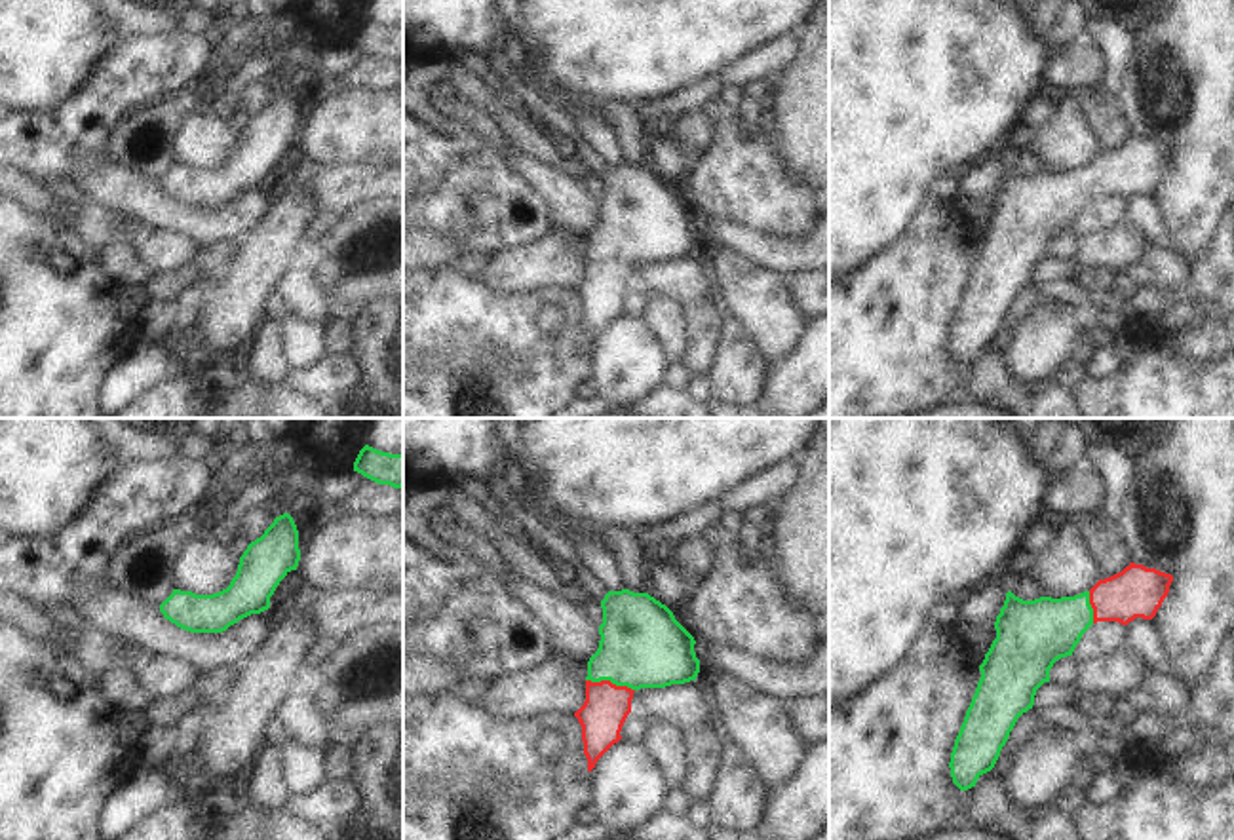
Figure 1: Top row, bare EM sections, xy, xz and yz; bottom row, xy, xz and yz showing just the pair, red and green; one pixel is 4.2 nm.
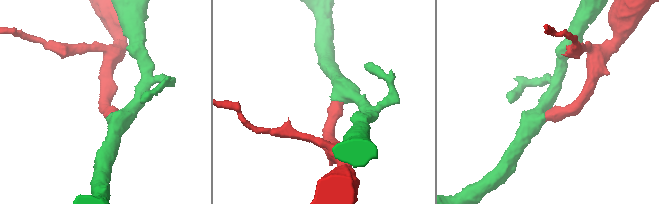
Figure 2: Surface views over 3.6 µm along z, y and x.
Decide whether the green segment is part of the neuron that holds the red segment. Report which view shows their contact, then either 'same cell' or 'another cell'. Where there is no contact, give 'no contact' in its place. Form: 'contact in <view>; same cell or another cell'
contact in xz; same cell

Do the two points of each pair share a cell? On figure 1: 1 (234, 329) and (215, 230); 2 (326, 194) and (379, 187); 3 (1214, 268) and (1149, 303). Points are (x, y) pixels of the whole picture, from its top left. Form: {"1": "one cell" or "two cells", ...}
{"1": "two cells", "2": "one cell", "3": "one cell"}

